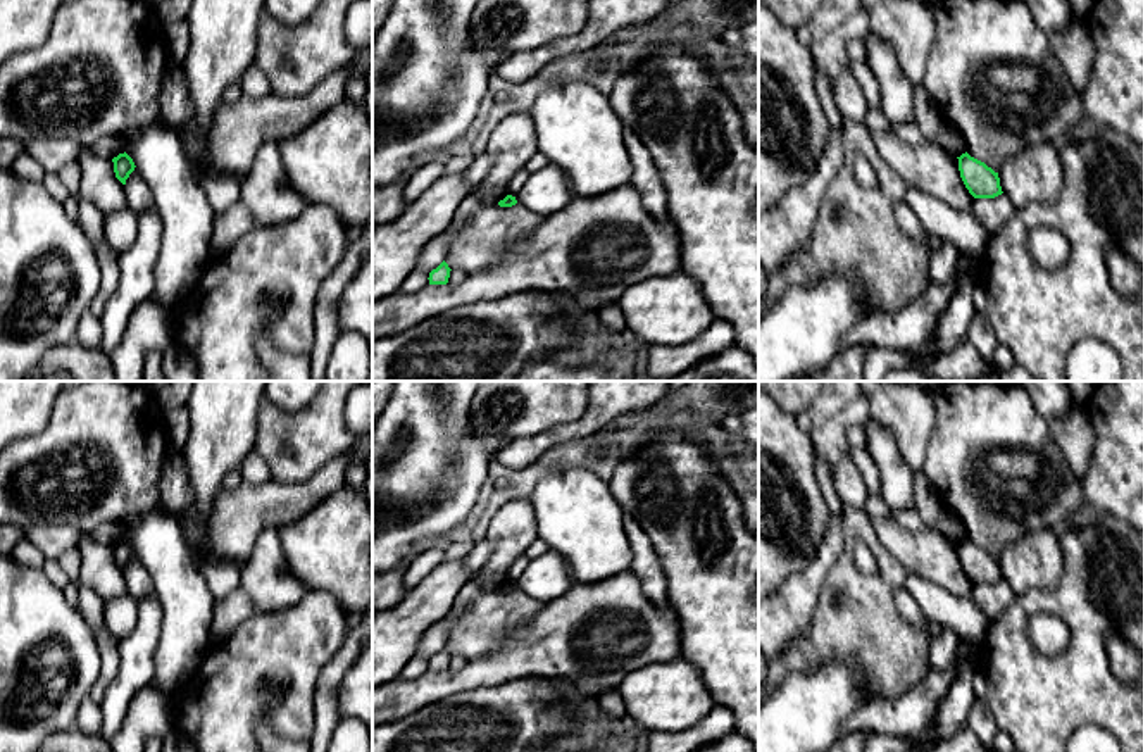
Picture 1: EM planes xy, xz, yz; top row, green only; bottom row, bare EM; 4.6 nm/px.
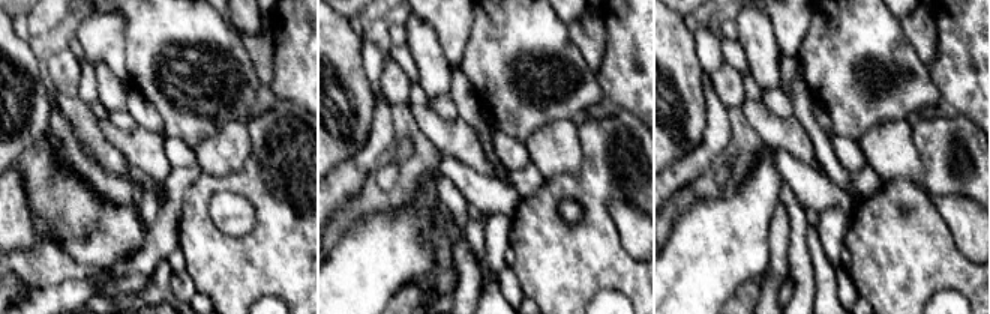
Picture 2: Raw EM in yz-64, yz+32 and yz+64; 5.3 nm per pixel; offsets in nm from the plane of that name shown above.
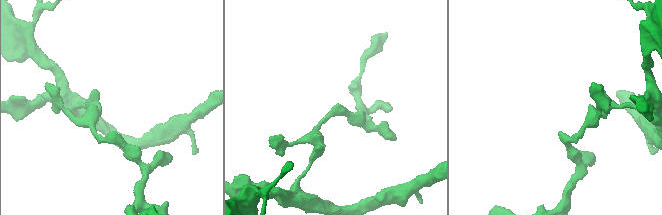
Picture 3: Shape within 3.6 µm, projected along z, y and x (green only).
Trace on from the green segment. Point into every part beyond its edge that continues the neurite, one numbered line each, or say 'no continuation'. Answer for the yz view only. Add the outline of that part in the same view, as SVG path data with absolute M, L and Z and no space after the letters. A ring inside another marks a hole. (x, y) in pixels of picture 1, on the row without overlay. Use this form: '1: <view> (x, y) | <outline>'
no continuation

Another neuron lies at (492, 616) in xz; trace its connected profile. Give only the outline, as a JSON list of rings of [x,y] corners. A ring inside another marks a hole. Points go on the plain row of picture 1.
[[[521,590],[479,593],[455,621],[447,635],[445,649],[450,655],[467,661],[481,659],[497,650],[502,642],[524,623],[531,621],[545,602]]]

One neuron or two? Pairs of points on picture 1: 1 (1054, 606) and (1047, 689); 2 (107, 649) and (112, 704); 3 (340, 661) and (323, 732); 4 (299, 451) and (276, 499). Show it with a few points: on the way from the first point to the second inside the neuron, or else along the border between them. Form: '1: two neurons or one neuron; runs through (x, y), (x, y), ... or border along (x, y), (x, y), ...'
1: one neuron; runs through (1076, 623), (1078, 658), (1069, 666)
2: two neurons; border along (118, 644), (119, 671), (99, 704)
3: one neuron; runs through (328, 678), (326, 714)
4: two neurons; border along (321, 466), (304, 480), (273, 480)

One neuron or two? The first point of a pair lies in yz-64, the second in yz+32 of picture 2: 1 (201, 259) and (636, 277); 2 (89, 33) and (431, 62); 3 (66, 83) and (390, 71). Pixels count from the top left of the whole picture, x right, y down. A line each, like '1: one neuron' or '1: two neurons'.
1: one neuron
2: two neurons
3: one neuron

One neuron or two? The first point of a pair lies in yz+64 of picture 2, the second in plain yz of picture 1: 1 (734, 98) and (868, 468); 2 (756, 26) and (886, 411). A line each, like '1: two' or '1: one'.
1: two
2: two

